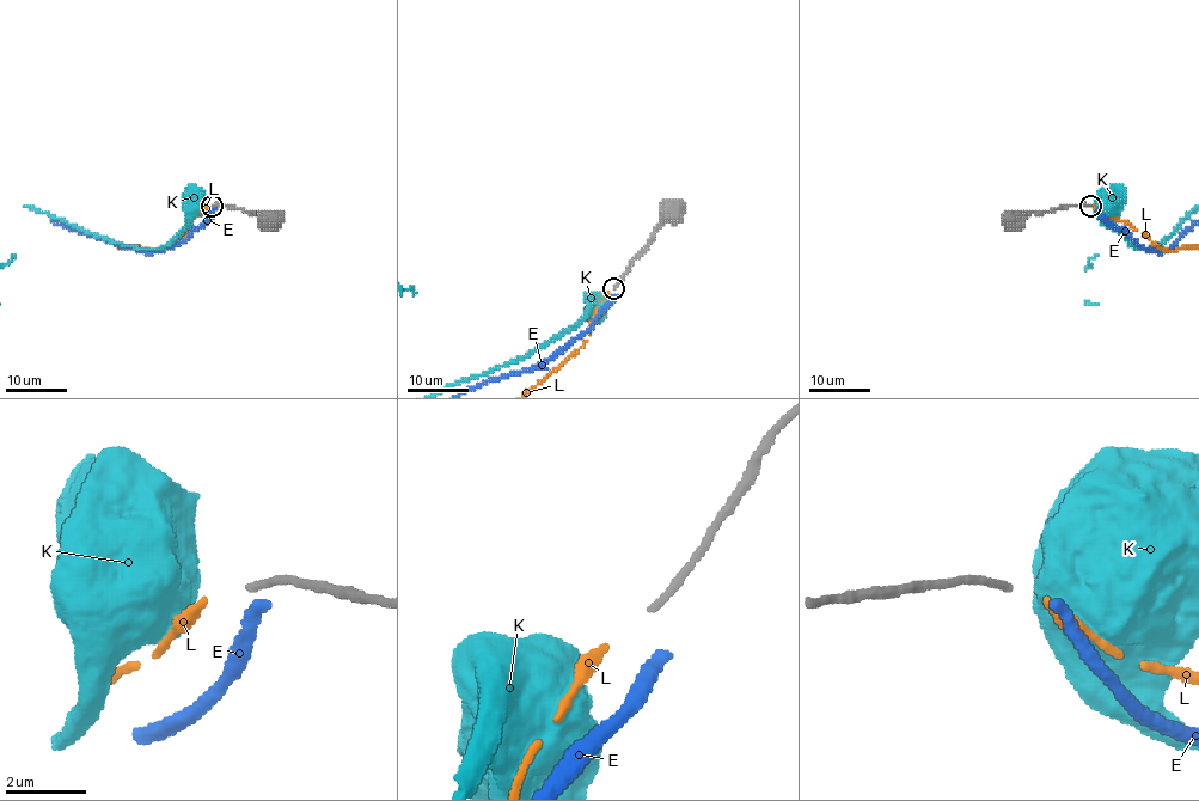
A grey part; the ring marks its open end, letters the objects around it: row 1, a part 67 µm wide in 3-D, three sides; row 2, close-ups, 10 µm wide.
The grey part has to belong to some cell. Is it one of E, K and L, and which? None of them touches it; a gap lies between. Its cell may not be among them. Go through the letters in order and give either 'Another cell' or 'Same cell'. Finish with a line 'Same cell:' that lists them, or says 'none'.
E: Another cell
K: Another cell
L: Same cell
Same cell: L

